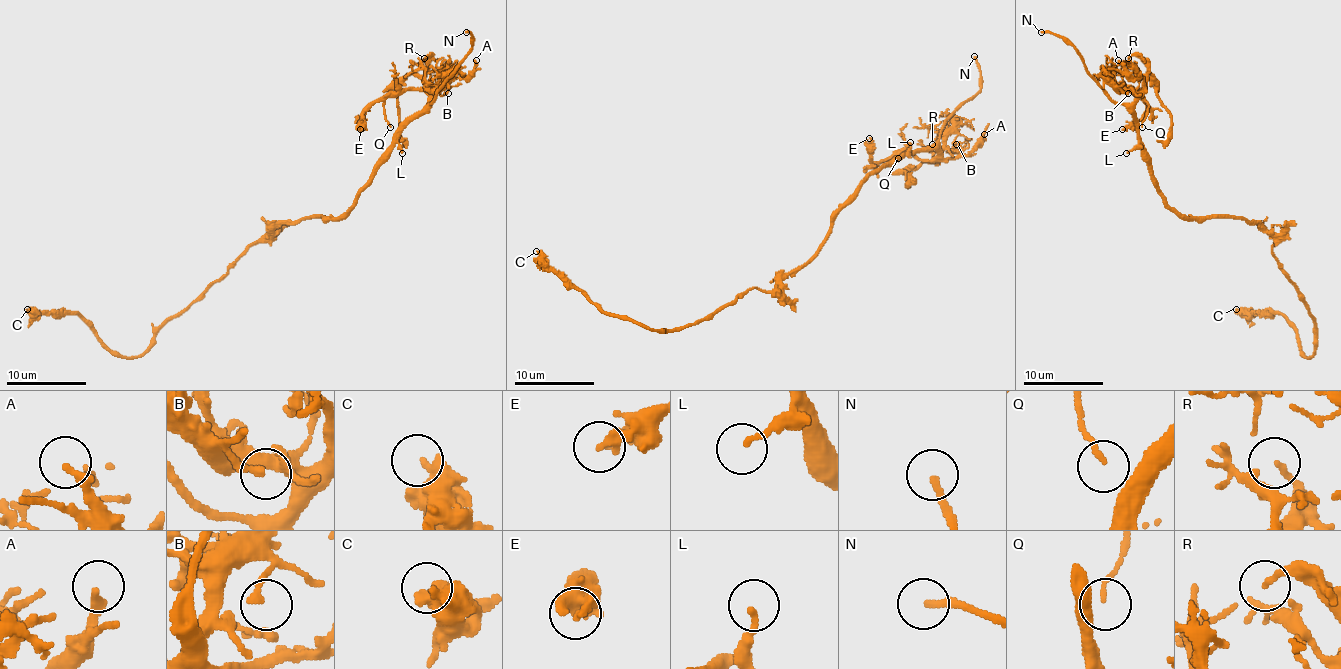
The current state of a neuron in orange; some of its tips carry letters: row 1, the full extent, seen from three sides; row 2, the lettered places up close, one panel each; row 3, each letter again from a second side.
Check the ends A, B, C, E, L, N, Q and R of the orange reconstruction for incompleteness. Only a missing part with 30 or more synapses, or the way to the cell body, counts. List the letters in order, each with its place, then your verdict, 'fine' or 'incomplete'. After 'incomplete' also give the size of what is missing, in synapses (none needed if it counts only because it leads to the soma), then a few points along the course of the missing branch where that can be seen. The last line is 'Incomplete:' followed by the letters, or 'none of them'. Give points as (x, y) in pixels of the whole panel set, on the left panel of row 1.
A: place (476, 60); fine
B: place (448, 93); fine
C: place (27, 309); fine
E: place (360, 129); fine
L: place (402, 153); fine
N: place (466, 32); incomplete; course (466, 32), (434, 18), (368, 8), (336, 12), (288, 30), (231, 36), (223, 44), (205, 46)
Q: place (390, 127); fine
R: place (424, 58); fine
Incomplete: N

